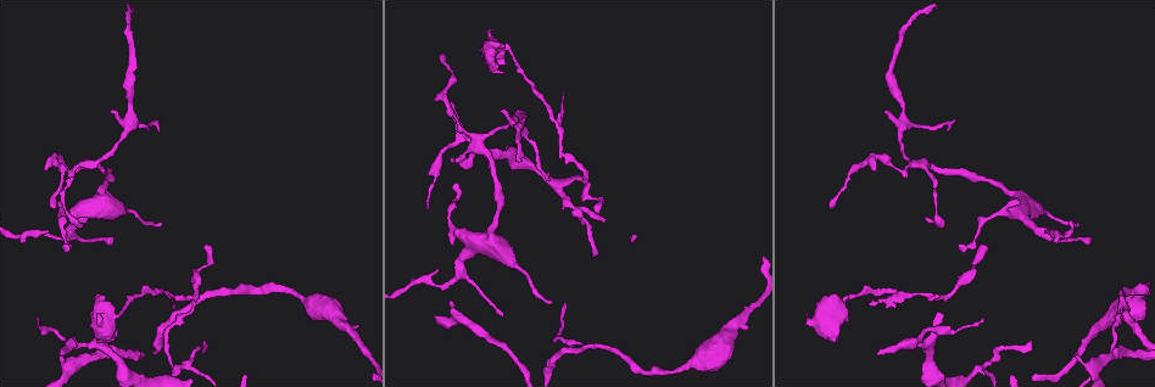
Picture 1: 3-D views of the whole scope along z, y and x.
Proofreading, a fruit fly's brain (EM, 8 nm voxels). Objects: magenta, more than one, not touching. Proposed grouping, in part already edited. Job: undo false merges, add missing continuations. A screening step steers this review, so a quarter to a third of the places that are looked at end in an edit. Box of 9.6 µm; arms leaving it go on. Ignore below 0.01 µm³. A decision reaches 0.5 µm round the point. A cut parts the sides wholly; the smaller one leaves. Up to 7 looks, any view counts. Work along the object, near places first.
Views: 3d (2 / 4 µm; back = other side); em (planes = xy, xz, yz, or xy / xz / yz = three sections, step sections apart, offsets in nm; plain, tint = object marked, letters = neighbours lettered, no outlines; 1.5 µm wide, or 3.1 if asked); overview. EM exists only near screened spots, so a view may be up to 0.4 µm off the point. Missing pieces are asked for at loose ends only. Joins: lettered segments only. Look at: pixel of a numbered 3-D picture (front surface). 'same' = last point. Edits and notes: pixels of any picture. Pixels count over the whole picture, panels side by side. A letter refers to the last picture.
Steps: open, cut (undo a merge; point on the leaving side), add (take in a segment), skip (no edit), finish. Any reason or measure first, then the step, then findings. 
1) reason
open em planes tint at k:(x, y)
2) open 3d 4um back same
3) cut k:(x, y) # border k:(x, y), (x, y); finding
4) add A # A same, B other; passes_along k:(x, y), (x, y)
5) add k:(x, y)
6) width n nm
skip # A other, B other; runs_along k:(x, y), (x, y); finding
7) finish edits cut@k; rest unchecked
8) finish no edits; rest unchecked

calibre changes
open em planes tint at 1:(450, 217)

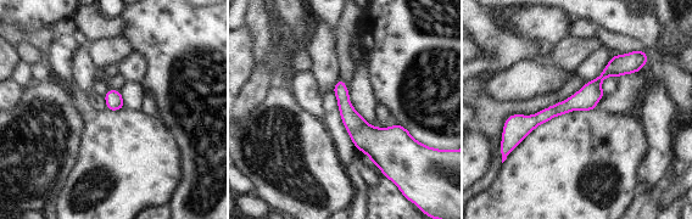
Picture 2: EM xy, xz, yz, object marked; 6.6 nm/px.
what lies round it
open em planes letters same

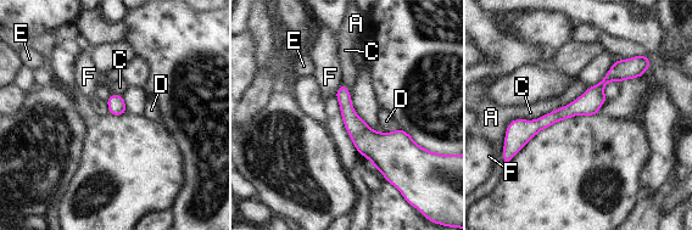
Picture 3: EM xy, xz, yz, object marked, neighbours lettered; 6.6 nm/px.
width 90 nm
skip # A other, C other, D other, E other, F other; continuous, no second neuron

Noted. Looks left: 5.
tapers out
open em xz step 8 letters at 1:(428, 207)

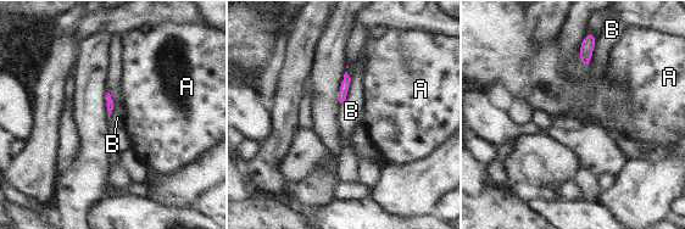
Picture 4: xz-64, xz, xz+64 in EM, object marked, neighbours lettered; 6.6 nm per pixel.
open em planes letters same

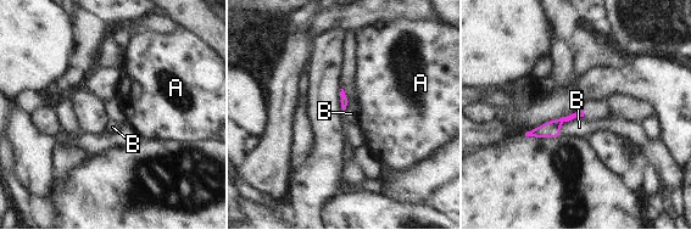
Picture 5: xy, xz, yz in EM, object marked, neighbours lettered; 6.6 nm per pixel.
longest_contact B 200 nm
skip # A other, B other; runs_along 5:(580, 110), (551, 129), (533, 133); no lettered segment goes on from it

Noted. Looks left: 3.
tapers out
open em planes letters at 1:(451, 101)

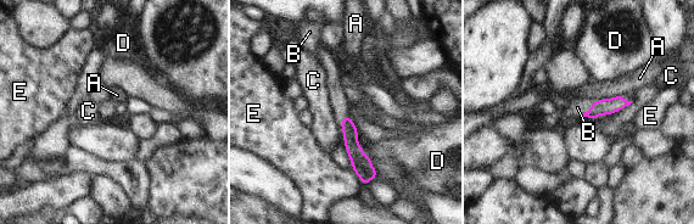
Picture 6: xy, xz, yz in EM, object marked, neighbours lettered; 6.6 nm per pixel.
add B # A other, B same, C other, D other, E other; it goes on there

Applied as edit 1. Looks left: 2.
finish edits add@6; rest unchecked

